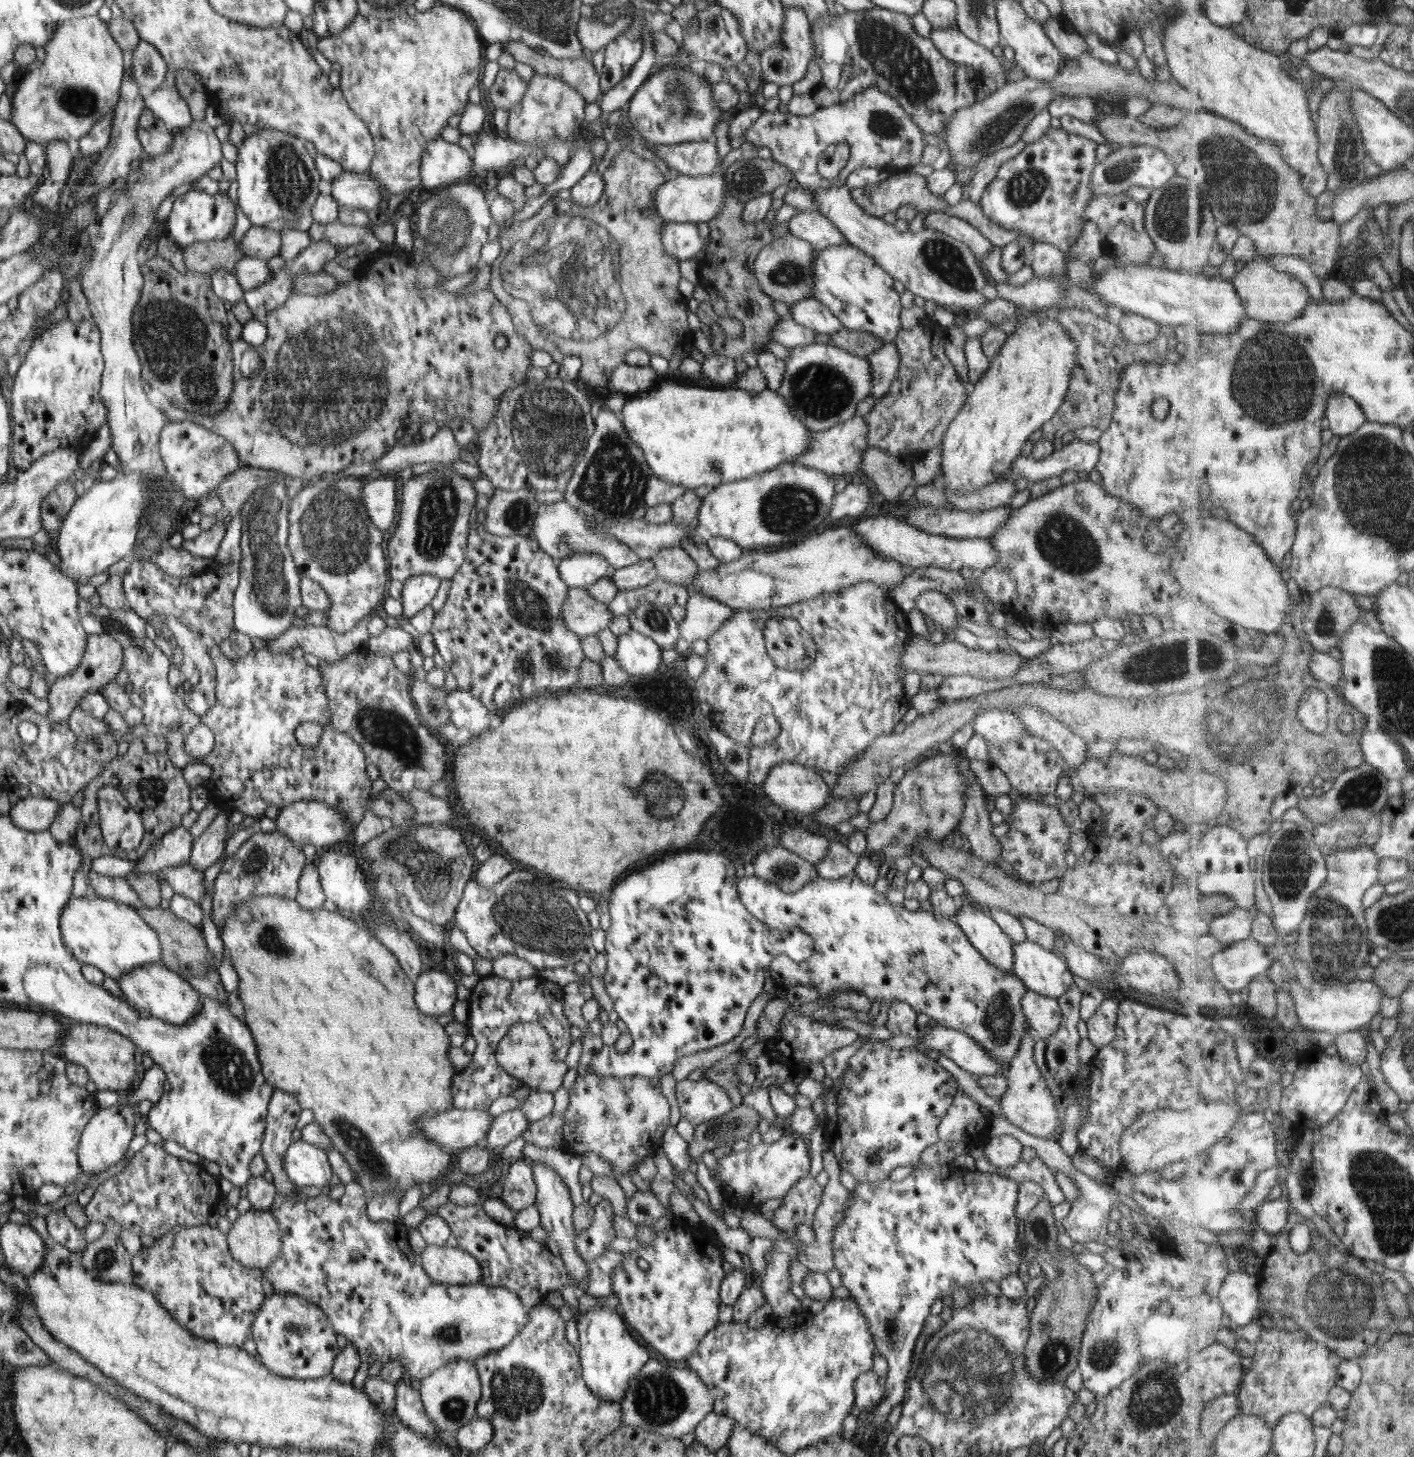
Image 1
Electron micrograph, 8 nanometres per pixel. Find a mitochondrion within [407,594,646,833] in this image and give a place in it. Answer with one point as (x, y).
(554, 663)

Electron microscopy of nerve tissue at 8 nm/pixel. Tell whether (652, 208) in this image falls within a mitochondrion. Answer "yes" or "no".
no

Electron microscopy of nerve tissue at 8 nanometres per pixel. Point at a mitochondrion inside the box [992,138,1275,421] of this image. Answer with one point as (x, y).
(1173, 215)

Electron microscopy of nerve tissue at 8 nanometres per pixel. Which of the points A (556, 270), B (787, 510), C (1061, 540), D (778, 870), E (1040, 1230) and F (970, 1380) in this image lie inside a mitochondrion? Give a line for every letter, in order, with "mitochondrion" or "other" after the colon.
A: mitochondrion
B: mitochondrion
C: mitochondrion
D: mitochondrion
E: mitochondrion
F: mitochondrion

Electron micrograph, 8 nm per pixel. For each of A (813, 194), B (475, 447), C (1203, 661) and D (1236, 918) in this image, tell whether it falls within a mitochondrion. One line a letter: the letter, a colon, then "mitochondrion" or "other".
A: other
B: other
C: mitochondrion
D: other

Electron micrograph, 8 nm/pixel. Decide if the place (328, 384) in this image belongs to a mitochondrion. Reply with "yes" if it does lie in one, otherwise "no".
yes

